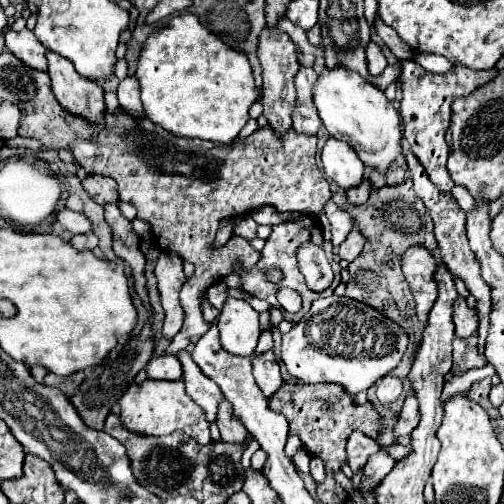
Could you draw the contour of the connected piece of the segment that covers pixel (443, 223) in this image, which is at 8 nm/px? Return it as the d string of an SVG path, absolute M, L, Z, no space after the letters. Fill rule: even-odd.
M407 152L405 156L405 164L407 164L407 170L411 172L411 178L413 178L413 188L415 188L415 194L423 200L425 208L429 210L433 222L435 222L435 238L439 242L439 250L441 250L441 260L443 264L449 268L449 272L457 278L461 278L467 286L467 290L477 298L477 316L479 316L479 330L477 330L477 336L479 336L479 352L483 356L483 344L485 344L485 336L489 334L489 286L481 280L481 270L477 268L477 260L473 260L473 252L469 248L469 240L467 240L467 230L465 230L465 212L459 208L459 204L455 202L455 198L451 196L451 192L441 192L427 176L423 164L417 160L417 156L413 152Z

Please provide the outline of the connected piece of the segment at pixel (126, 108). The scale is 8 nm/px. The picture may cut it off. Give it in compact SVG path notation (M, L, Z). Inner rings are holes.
M127 76L125 80L119 82L117 98L119 98L119 108L123 112L127 112L133 118L143 118L143 106L141 106L141 100L139 100L135 76Z

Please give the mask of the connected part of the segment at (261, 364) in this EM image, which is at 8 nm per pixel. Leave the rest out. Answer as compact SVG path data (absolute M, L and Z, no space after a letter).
M273 350L253 358L253 376L265 394L265 398L271 398L283 384L283 378L279 374L279 364L273 354Z

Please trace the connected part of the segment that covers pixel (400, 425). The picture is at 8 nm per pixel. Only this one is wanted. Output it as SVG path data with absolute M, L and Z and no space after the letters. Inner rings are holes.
M411 390L405 398L405 404L401 408L401 418L395 426L395 436L401 438L401 436L407 436L411 434L419 424L419 402L415 398L415 392Z

